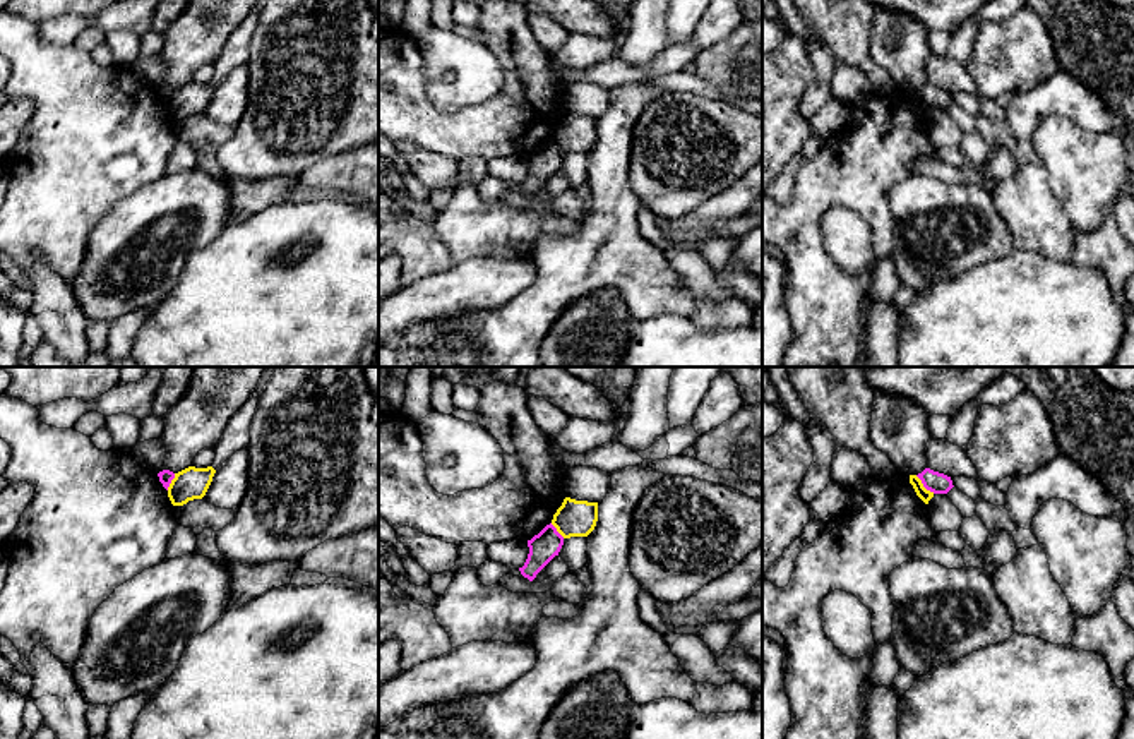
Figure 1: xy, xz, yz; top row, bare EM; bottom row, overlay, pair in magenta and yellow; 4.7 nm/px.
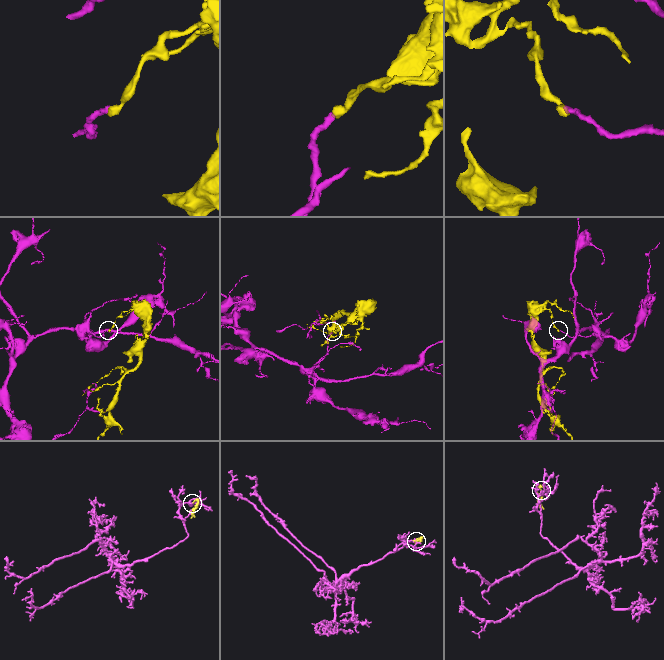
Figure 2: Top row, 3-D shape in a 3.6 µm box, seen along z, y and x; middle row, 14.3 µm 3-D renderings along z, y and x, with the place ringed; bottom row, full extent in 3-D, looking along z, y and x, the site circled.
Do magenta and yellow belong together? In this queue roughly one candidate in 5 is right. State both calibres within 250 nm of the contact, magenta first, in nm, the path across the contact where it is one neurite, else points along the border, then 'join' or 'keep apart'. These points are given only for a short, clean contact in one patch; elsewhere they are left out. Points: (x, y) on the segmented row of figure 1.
100 nm thick on the magenta side, 60 nm on the other; keep apart

